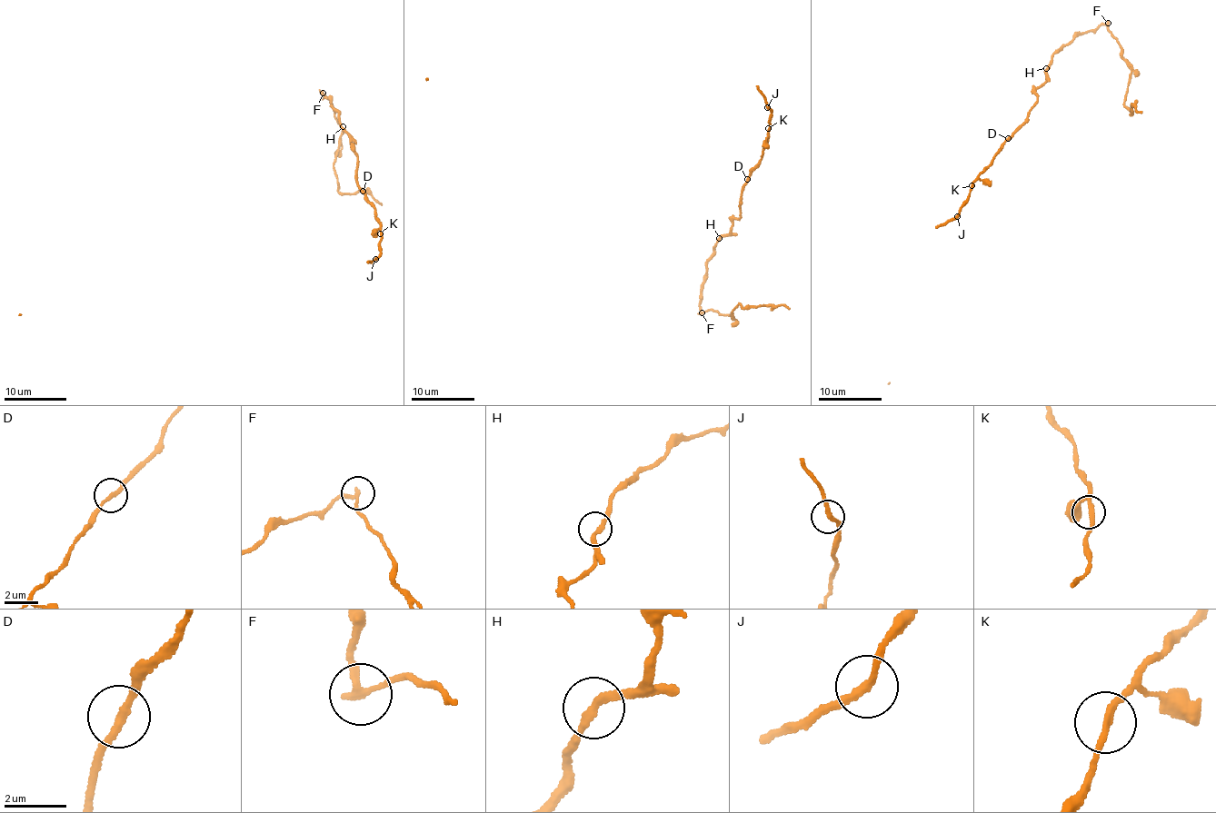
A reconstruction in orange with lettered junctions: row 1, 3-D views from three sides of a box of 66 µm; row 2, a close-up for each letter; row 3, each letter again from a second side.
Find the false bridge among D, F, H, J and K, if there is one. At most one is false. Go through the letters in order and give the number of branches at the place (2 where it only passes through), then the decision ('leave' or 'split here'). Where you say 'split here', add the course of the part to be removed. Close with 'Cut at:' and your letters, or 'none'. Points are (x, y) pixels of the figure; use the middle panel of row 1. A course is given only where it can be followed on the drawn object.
D: 2 branches meet; leave
F: 2 branches meet; split here; foreign part runs (702, 313), (712, 309), (721, 314), (732, 314), (732, 320), (732, 312), (737, 305), (782, 304), (789, 308)
H: 2 branches meet; leave
J: 2 branches meet; leave
K: 2 branches meet; leave
Cut at: F

